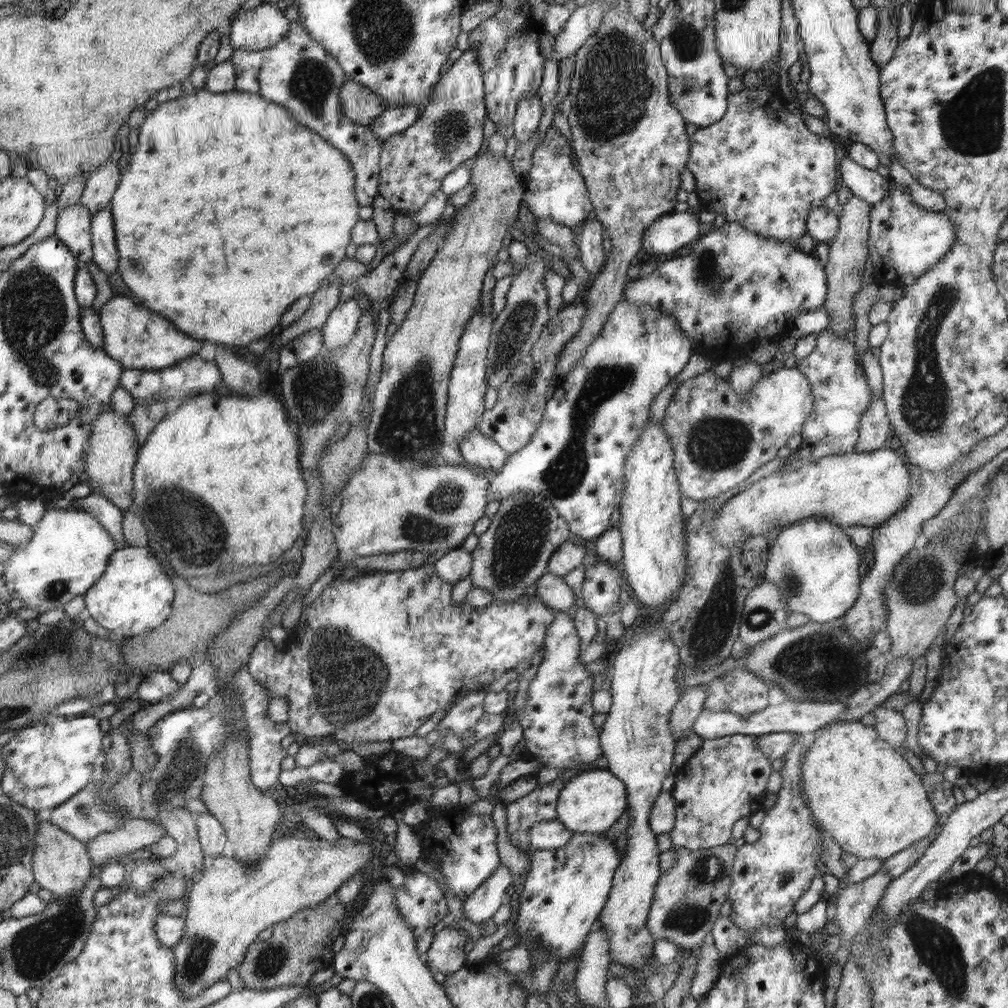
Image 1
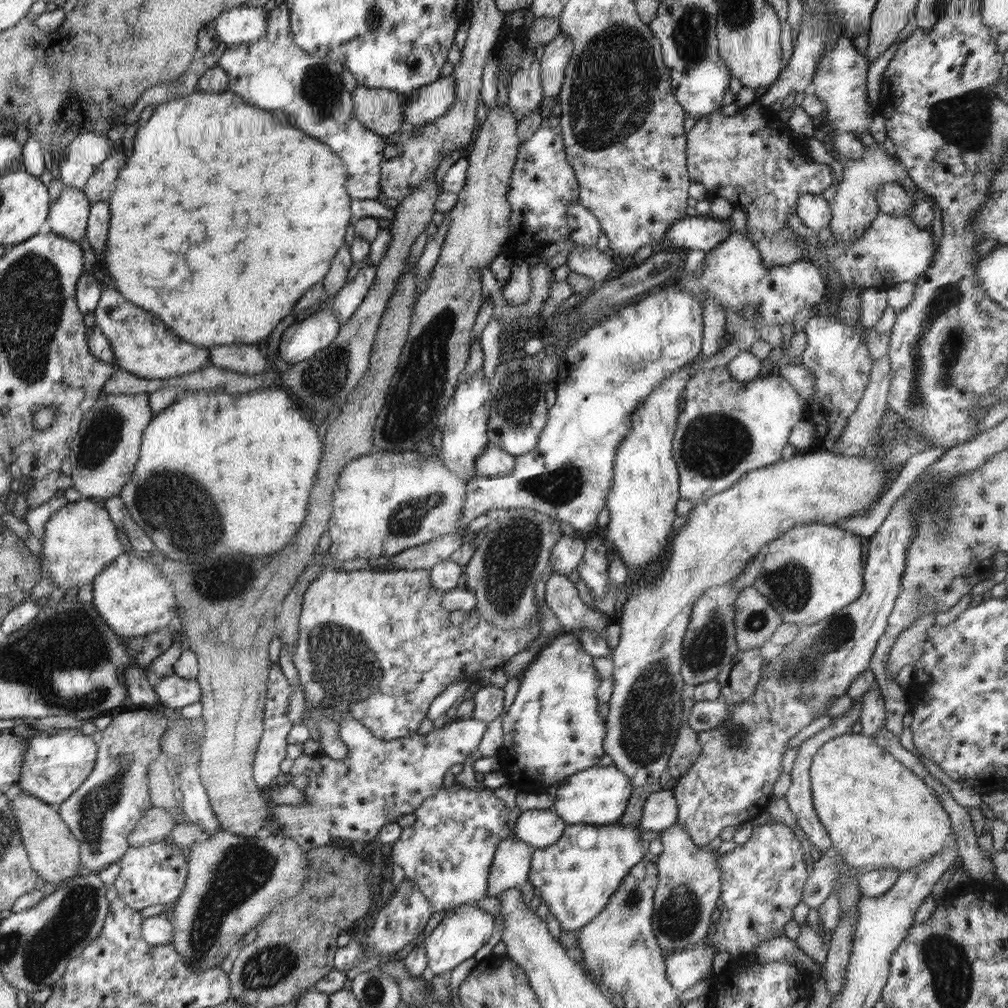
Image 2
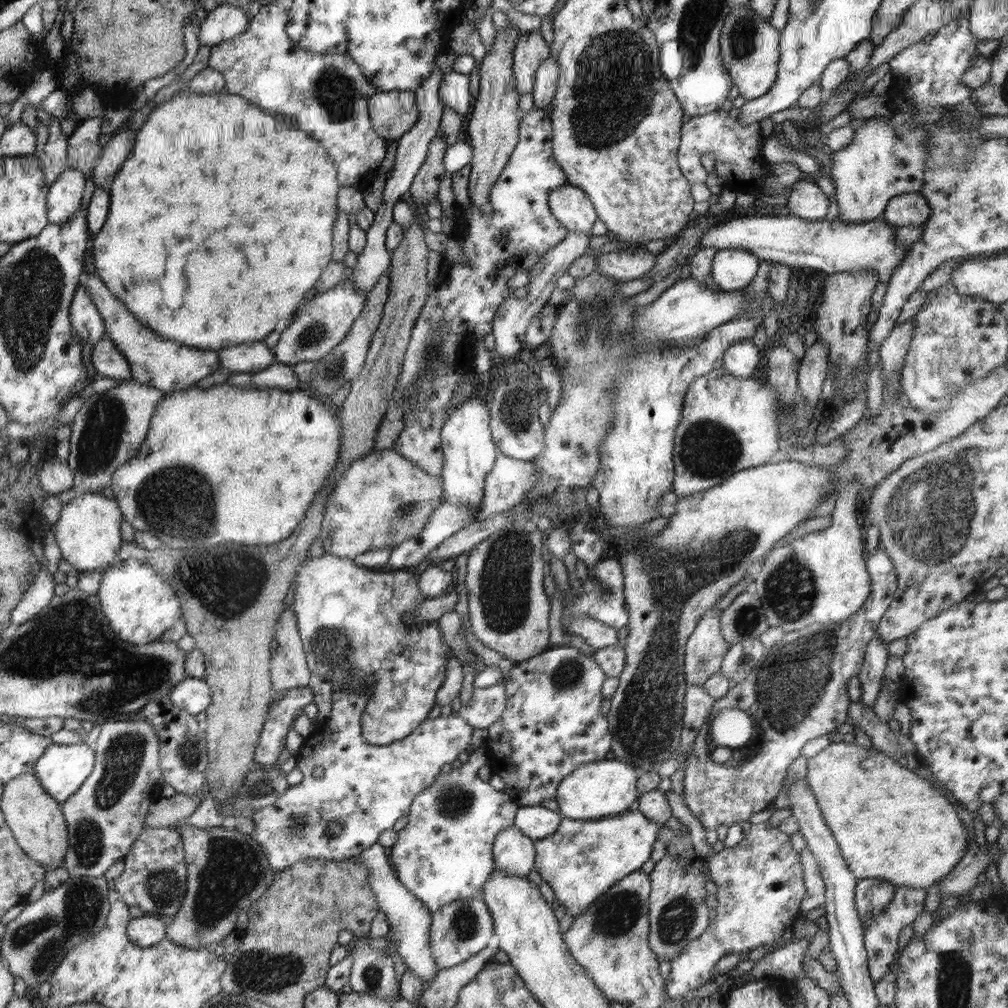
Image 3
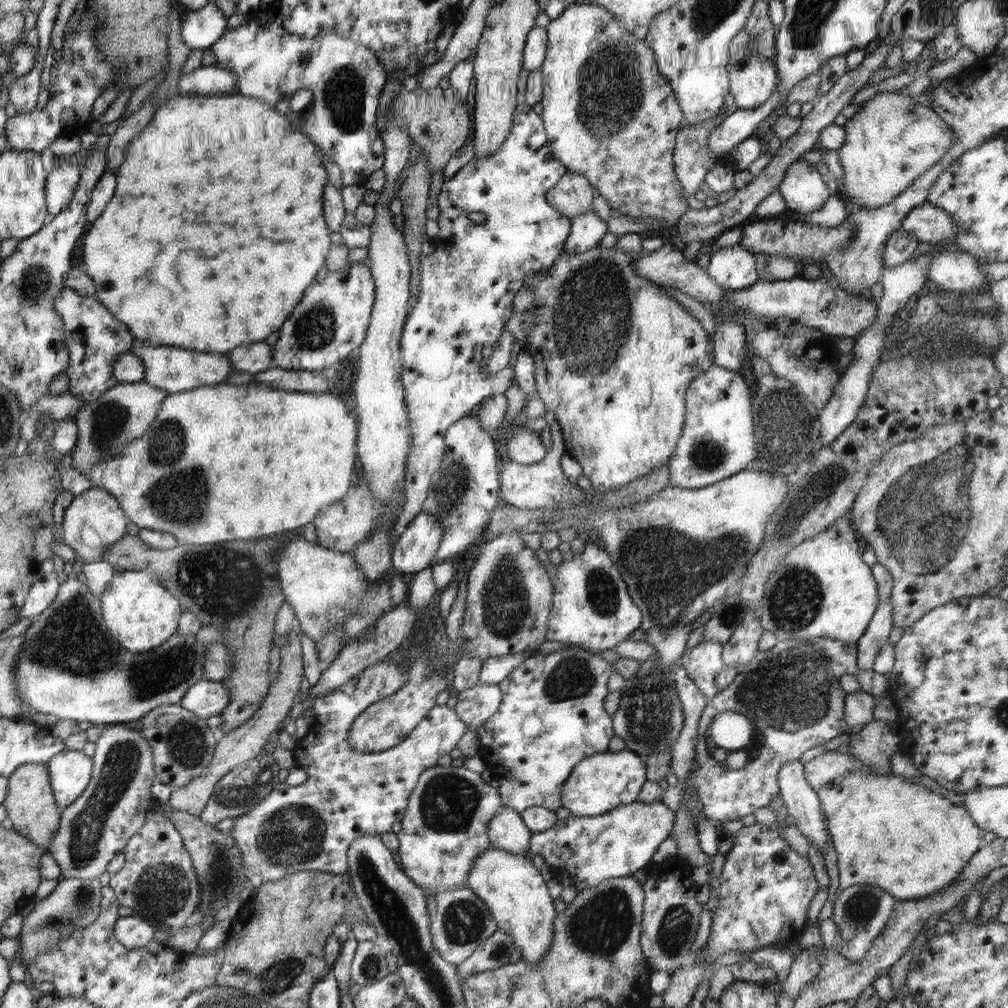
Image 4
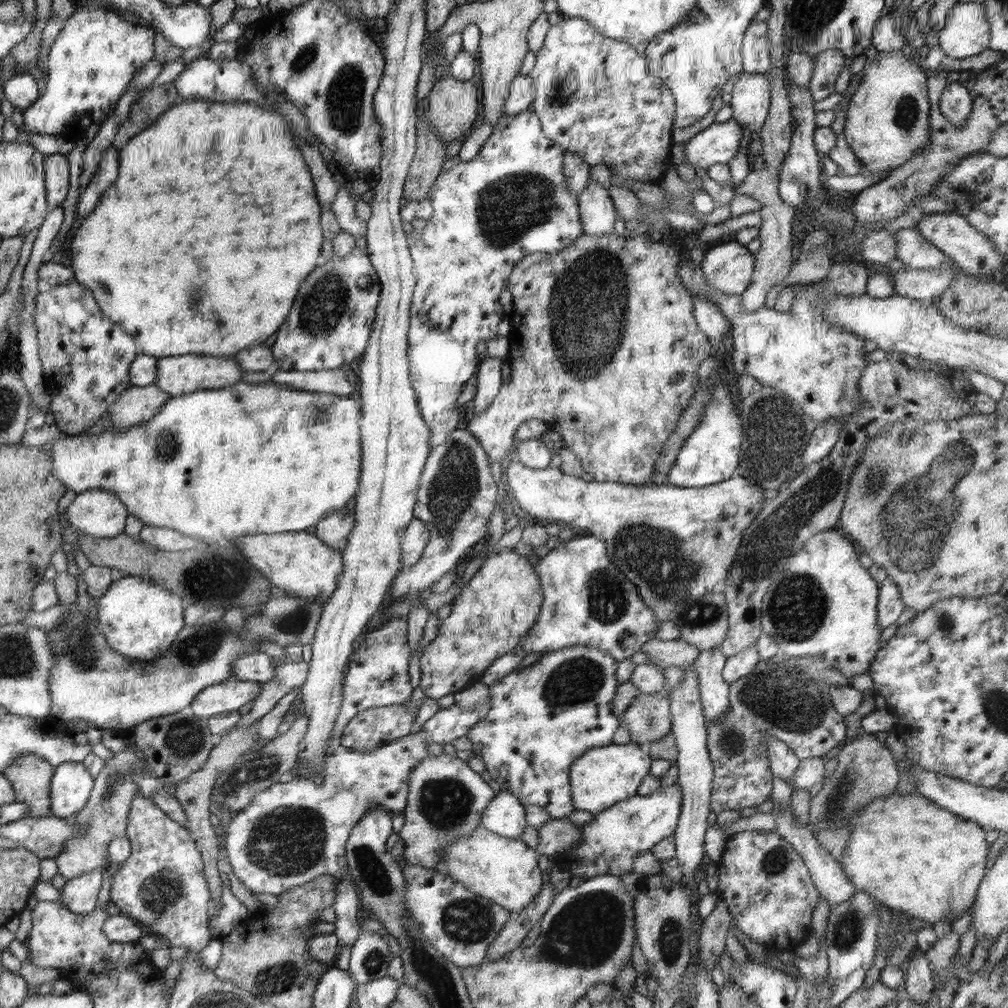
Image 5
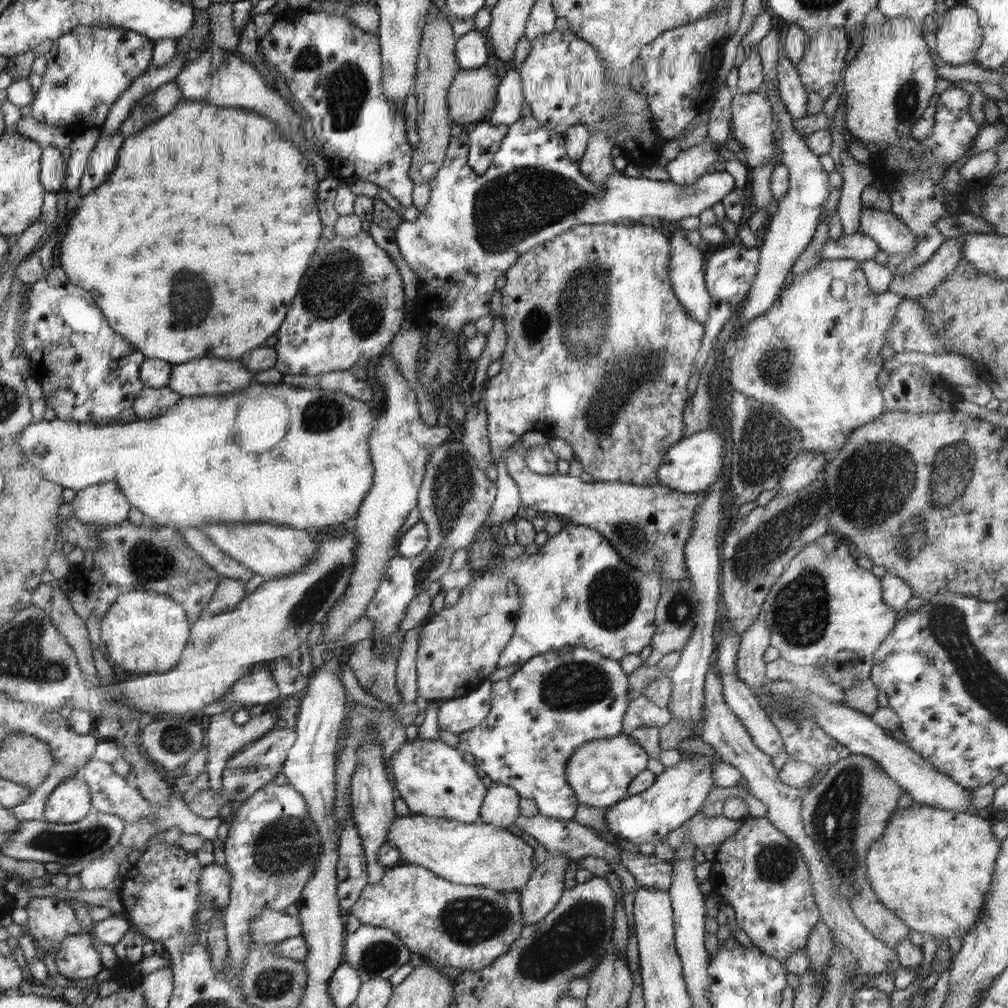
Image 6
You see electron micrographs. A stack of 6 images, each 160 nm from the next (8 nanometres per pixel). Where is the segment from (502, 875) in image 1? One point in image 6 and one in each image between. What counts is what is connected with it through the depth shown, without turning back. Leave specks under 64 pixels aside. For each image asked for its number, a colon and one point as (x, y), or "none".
2: (510, 869)
3: (514, 852)
4: (508, 832)
5: (505, 816)
6: (500, 808)

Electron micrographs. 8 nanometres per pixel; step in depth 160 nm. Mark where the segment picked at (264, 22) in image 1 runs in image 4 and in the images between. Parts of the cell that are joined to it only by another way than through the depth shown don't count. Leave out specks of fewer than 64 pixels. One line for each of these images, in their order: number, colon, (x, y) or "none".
2: (244, 24)
3: (227, 22)
4: (202, 29)

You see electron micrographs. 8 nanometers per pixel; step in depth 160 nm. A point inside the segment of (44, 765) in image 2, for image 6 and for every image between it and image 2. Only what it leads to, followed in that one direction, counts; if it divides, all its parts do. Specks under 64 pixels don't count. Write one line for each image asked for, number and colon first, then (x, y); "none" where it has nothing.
3: (63, 769)
4: (70, 771)
5: (70, 786)
6: (69, 802)

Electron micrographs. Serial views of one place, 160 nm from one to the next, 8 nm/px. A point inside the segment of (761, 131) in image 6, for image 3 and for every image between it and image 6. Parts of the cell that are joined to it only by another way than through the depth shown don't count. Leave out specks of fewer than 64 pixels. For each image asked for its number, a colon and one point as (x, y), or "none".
3: (749, 45)
4: (753, 79)
5: (751, 95)

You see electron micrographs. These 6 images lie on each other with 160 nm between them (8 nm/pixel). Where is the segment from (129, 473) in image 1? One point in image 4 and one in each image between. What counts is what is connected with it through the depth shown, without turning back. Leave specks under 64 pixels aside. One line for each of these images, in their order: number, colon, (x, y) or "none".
2: (105, 452)
3: (109, 430)
4: (105, 426)

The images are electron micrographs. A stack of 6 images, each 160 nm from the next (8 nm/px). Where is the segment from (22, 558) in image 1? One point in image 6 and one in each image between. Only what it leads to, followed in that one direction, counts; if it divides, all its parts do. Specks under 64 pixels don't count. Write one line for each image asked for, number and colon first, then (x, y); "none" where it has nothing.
2: (80, 541)
3: (88, 529)
4: (95, 520)
5: (99, 513)
6: (104, 505)

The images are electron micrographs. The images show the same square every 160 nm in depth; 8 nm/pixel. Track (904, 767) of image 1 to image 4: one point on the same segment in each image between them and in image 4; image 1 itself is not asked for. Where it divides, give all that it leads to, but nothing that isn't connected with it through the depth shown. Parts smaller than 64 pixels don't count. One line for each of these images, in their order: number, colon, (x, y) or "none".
2: (878, 814)
3: (889, 823)
4: (887, 830)

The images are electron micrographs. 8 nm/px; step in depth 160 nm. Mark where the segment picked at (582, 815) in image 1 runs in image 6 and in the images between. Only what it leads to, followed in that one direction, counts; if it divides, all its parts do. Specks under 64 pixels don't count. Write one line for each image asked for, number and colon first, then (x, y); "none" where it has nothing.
2: (599, 795)
3: (598, 790)
4: (607, 780)
5: (604, 776)
6: (602, 772)

